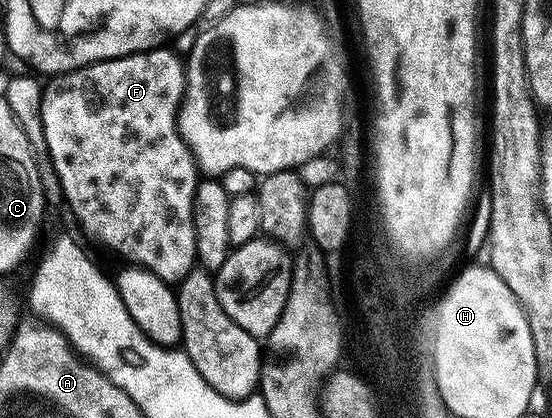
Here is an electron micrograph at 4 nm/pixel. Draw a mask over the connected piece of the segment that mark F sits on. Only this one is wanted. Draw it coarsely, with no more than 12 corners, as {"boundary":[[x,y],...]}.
{"boundary":[[186,62],[44,86],[67,209],[129,263],[197,265]]}

